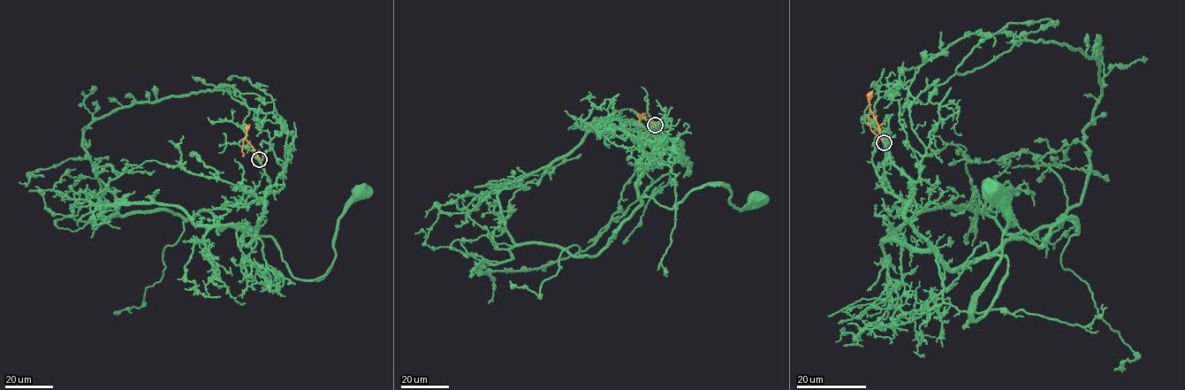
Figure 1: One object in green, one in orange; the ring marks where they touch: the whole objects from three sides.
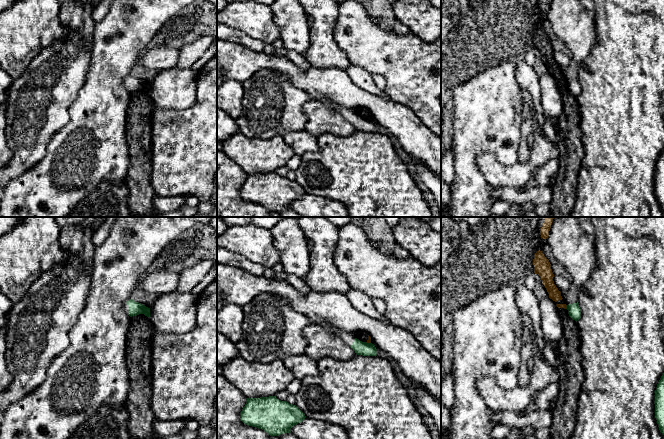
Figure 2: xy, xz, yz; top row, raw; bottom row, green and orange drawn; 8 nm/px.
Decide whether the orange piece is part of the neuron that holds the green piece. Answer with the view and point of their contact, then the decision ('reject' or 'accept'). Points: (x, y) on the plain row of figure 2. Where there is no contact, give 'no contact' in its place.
meets green in xz at (368, 119); reject

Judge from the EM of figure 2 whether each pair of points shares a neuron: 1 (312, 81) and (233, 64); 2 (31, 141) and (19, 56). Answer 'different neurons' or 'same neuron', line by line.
1: same neuron
2: different neurons

